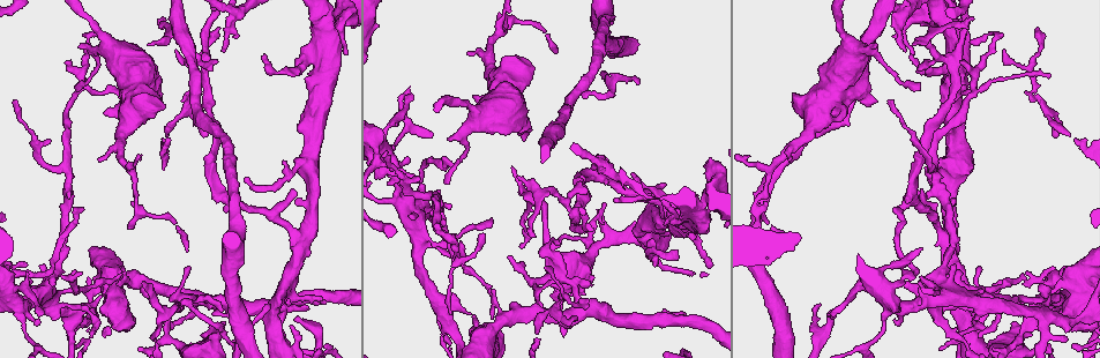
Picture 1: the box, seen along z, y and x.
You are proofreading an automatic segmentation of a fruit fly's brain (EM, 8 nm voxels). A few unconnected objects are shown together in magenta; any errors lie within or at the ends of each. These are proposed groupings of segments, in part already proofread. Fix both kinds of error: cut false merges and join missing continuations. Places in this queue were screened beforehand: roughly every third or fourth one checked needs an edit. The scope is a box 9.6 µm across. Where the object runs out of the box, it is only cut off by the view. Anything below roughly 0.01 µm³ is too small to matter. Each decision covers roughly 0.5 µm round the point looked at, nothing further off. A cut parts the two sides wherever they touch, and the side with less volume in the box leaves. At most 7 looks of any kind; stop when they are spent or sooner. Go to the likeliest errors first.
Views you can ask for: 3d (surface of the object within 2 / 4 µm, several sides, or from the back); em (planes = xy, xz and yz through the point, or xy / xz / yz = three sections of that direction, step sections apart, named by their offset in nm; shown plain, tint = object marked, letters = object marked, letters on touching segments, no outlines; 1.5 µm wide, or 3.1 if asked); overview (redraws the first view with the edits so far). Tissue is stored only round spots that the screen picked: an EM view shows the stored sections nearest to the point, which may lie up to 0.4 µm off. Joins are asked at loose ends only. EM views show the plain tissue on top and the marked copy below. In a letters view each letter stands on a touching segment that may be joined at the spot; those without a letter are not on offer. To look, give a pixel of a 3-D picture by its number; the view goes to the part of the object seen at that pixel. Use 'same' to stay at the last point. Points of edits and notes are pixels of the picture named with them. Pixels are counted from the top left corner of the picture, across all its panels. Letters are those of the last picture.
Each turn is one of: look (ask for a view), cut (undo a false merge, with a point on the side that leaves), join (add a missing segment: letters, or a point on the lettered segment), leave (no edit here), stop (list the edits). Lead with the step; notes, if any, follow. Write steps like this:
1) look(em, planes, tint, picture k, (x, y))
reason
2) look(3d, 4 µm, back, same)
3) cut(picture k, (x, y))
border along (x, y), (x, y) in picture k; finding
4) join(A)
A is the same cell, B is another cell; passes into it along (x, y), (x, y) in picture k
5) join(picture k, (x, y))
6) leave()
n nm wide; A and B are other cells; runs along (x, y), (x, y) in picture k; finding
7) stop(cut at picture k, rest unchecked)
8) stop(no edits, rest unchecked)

look(em, xy, step 8, tint, picture 1, (678, 249))
branch stops here

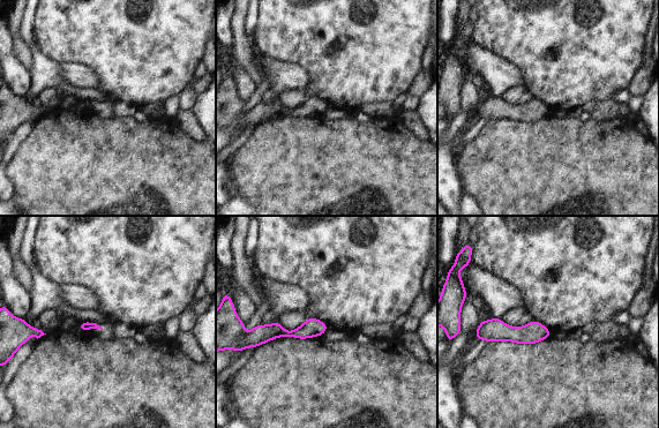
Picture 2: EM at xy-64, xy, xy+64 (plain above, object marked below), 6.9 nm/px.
look(em, planes, letters, same)
another direction

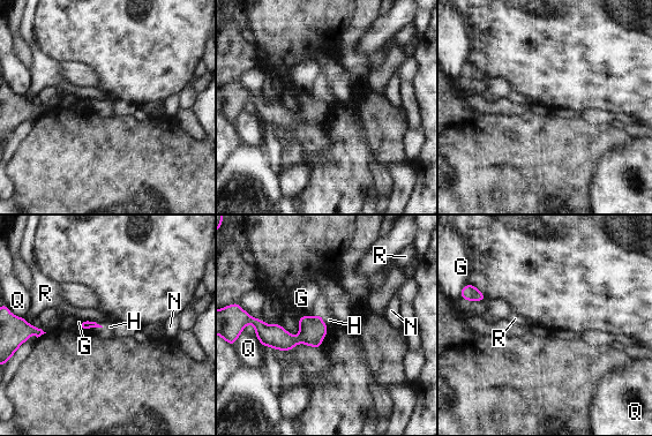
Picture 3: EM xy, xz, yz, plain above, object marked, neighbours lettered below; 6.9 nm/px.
leave()
H touches over 160 nm; G, H, N, Q and R are other cells; none of them fits

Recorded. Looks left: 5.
look(em, planes, letters, picture 1, (582, 97))
branch stops here

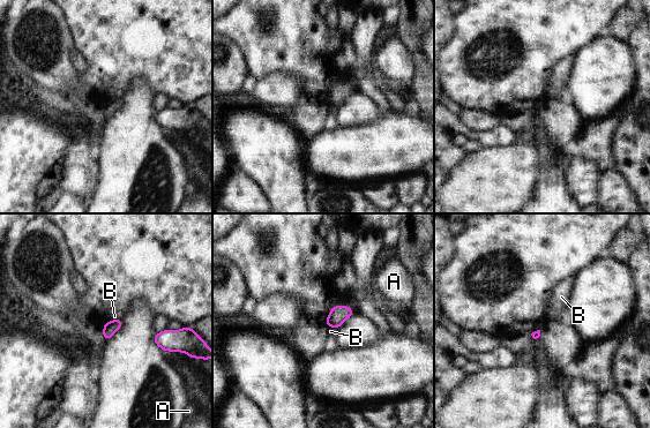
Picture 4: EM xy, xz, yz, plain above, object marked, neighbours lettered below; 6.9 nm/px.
leave()
B touches over 80 nm; A and B are other cells; no lettered segment goes on from it

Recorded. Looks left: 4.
look(3d, 4 µm, back, picture 1, (184, 348))
sharp bend

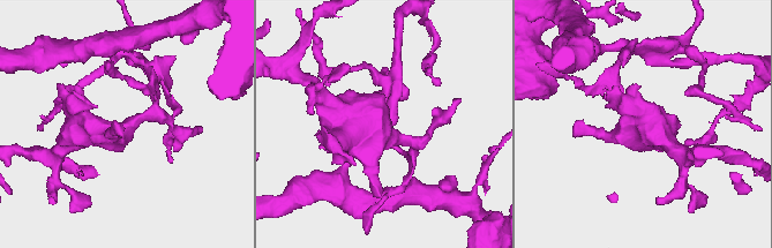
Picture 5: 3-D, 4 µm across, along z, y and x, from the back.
look(em, xz, step 8, tint, picture 5, (126, 126))
4 arms

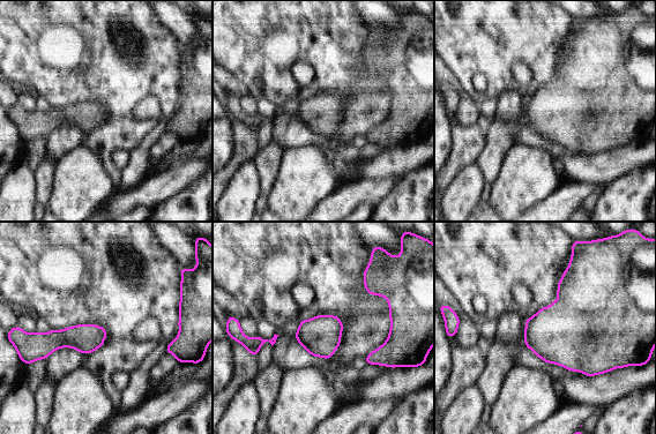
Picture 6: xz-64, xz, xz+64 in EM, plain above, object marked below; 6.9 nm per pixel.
look(em, planes, letters, same)

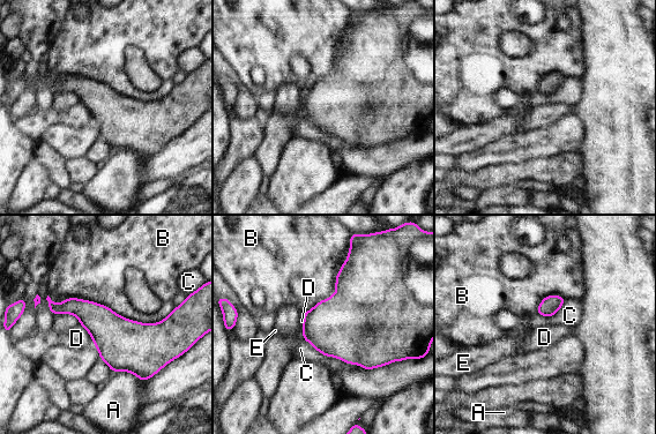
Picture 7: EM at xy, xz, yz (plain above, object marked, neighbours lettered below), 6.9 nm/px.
leave()
360 nm wide; A, B, C, D and E are other cells; border along (47, 296), (146, 323), (174, 307) in picture 7; continuous, no second neuron

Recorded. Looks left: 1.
stop(no edits, rest unchecked)

